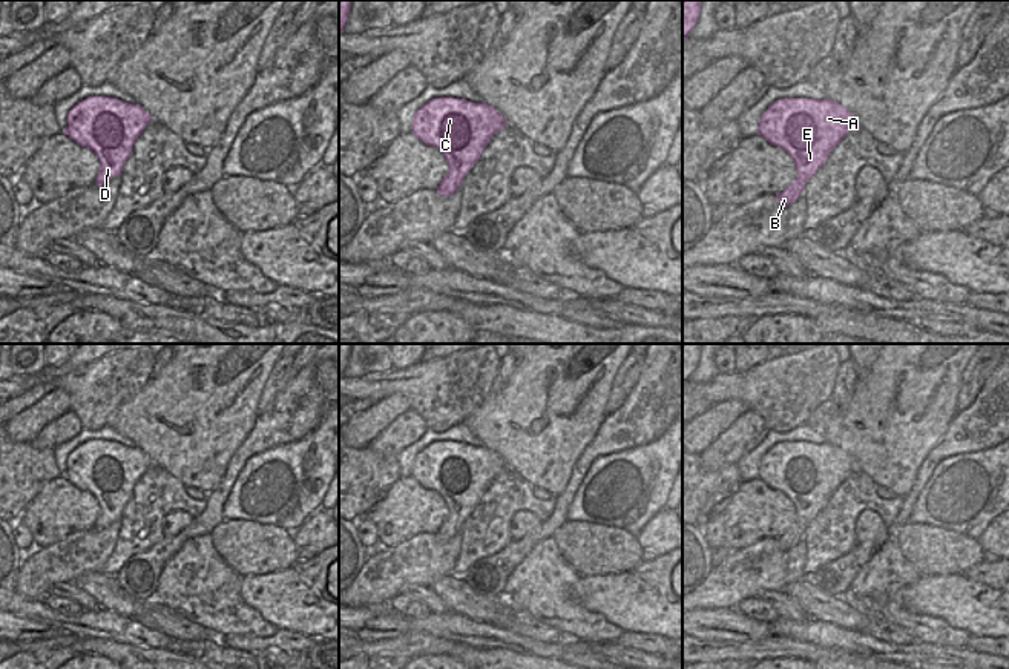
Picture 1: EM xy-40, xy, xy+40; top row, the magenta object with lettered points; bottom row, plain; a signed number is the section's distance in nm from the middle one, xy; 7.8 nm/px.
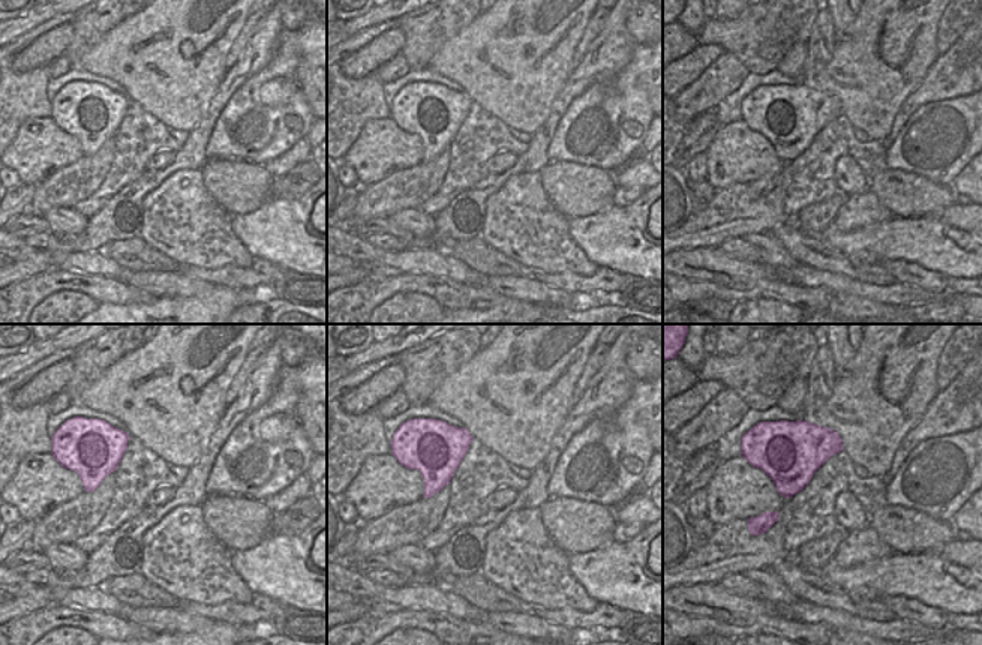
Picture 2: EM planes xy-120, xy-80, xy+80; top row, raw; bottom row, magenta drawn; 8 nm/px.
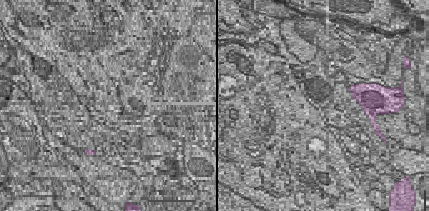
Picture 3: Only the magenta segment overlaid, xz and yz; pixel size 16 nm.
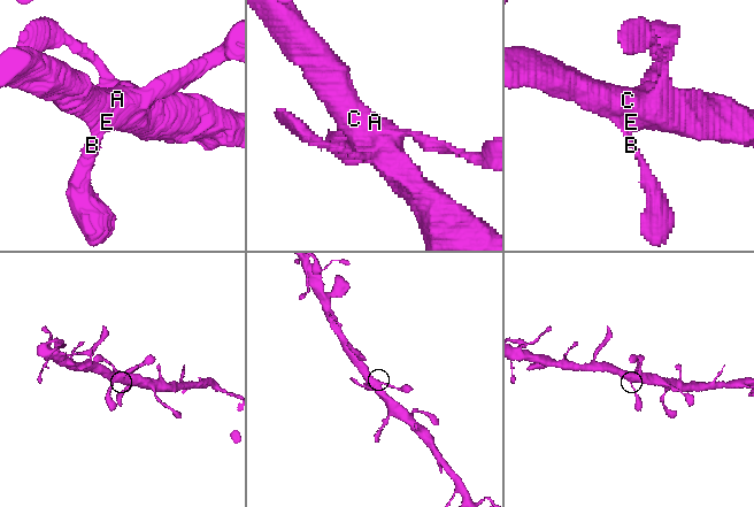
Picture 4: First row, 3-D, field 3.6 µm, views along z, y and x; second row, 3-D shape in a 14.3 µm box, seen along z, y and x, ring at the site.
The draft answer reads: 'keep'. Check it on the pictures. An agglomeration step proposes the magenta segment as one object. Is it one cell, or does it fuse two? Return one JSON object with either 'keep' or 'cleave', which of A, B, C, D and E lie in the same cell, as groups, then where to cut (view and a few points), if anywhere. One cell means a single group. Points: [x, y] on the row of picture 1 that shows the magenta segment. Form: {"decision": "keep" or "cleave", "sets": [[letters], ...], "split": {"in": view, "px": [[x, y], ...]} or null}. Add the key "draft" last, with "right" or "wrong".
{"decision": "keep", "sets": [["A", "B", "C", "D", "E"]], "split": null, "draft": "right"}

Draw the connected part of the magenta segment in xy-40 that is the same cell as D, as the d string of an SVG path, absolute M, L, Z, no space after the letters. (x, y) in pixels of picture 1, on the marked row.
M87 97L67 112L67 126L63 133L98 157L100 172L95 186L104 186L121 175L136 138L152 120L150 114L136 103L129 104L112 97Z

